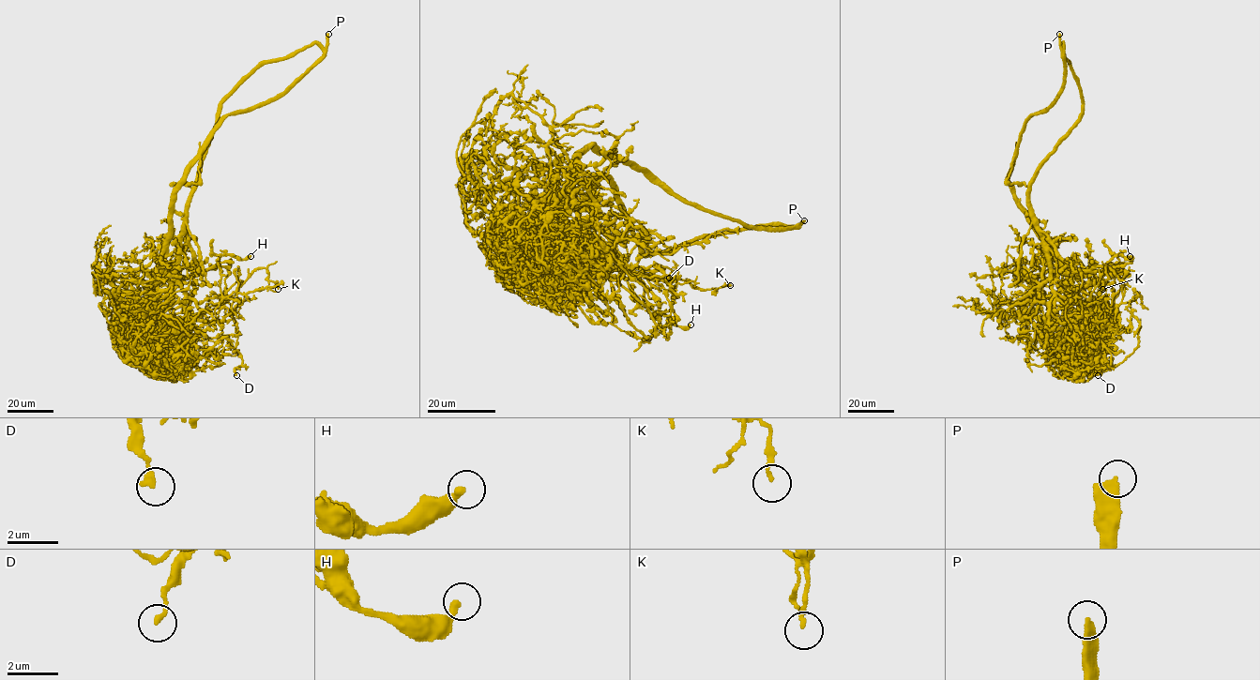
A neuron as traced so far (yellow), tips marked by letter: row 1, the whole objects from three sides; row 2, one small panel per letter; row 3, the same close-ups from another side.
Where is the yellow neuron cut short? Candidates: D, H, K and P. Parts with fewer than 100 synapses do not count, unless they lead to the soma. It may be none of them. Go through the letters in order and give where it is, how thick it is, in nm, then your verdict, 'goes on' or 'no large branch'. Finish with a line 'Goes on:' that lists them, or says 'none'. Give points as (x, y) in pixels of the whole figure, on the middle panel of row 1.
D: at (669, 278); 240 nm thick; no large branch
H: at (690, 324); 280 nm thick; no large branch
K: at (730, 285); 150 nm thick; no large branch
P: at (804, 220); 360 nm thick; goes on
Goes on: P

